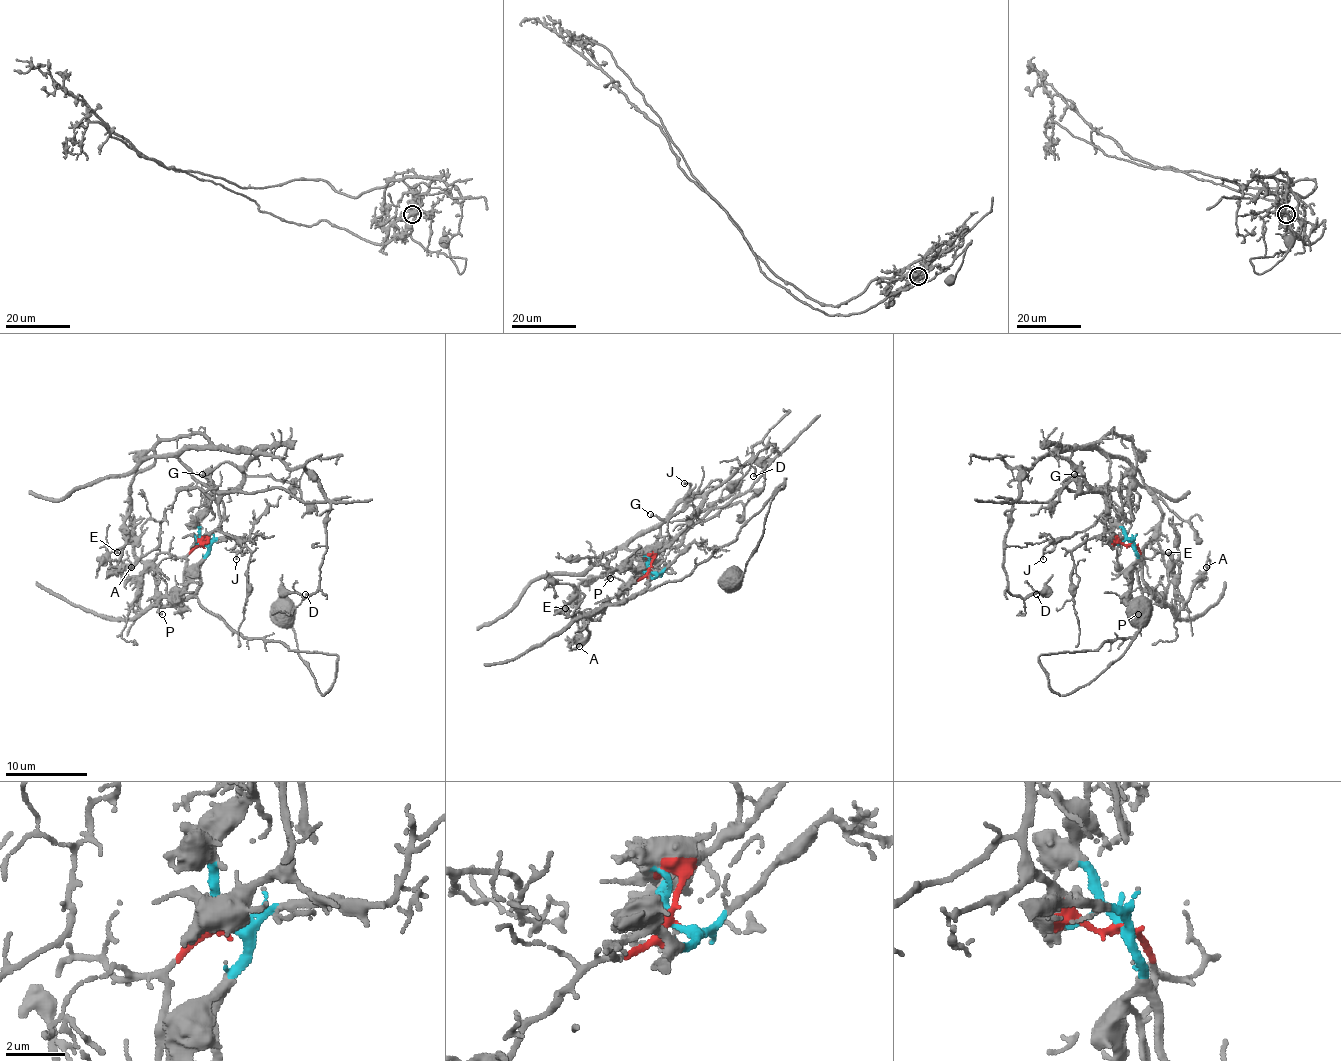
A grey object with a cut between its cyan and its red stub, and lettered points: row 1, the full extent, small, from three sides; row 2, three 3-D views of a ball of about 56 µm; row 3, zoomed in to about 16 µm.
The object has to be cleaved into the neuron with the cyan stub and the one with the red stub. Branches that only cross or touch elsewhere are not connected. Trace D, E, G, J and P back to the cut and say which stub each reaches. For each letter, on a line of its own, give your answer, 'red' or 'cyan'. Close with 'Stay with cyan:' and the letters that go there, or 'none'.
D: red
E: red
G: red
J: red
P: cyan
Stay with cyan: P

